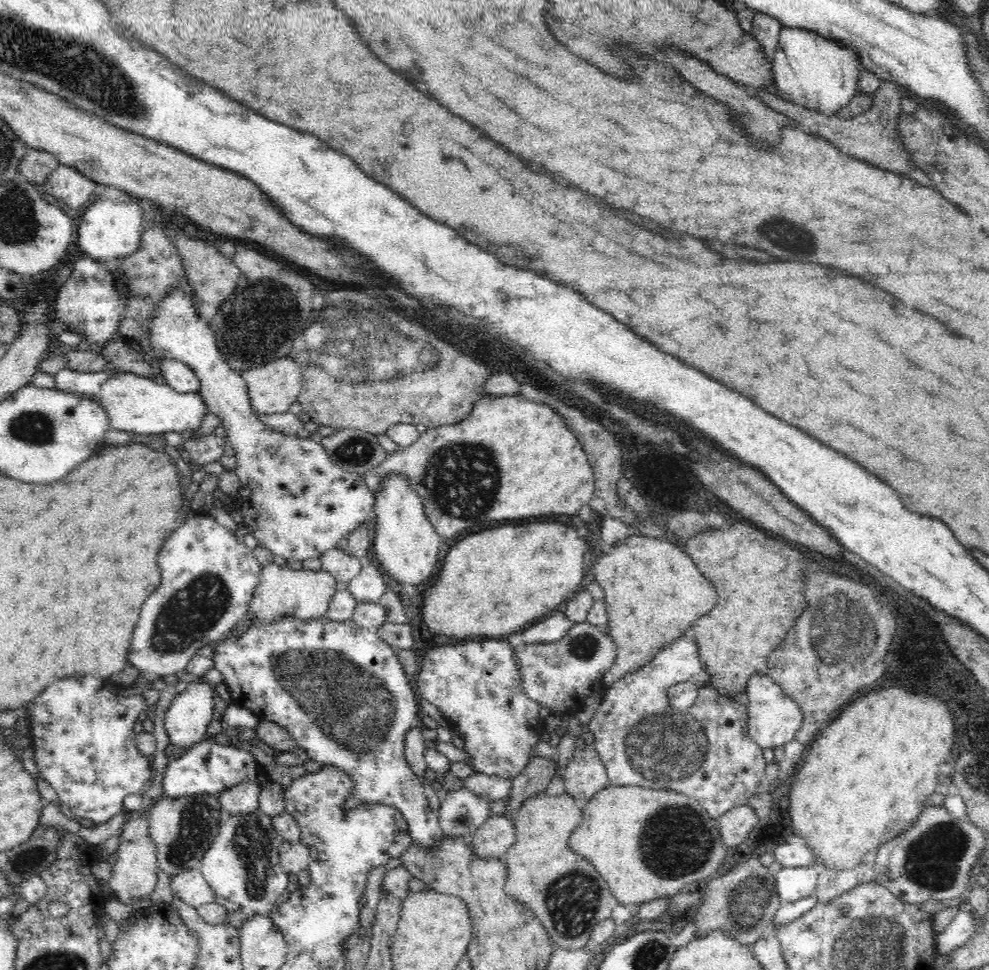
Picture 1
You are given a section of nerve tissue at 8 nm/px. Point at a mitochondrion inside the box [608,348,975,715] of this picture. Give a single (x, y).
(847, 631)

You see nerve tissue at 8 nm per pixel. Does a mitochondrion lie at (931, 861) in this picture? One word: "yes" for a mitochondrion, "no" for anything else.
yes

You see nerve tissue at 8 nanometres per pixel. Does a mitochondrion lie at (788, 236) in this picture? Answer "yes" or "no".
yes

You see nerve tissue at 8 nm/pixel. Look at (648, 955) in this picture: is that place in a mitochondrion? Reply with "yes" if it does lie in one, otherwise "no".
yes

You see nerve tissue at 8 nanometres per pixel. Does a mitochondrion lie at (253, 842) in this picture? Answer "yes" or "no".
yes

